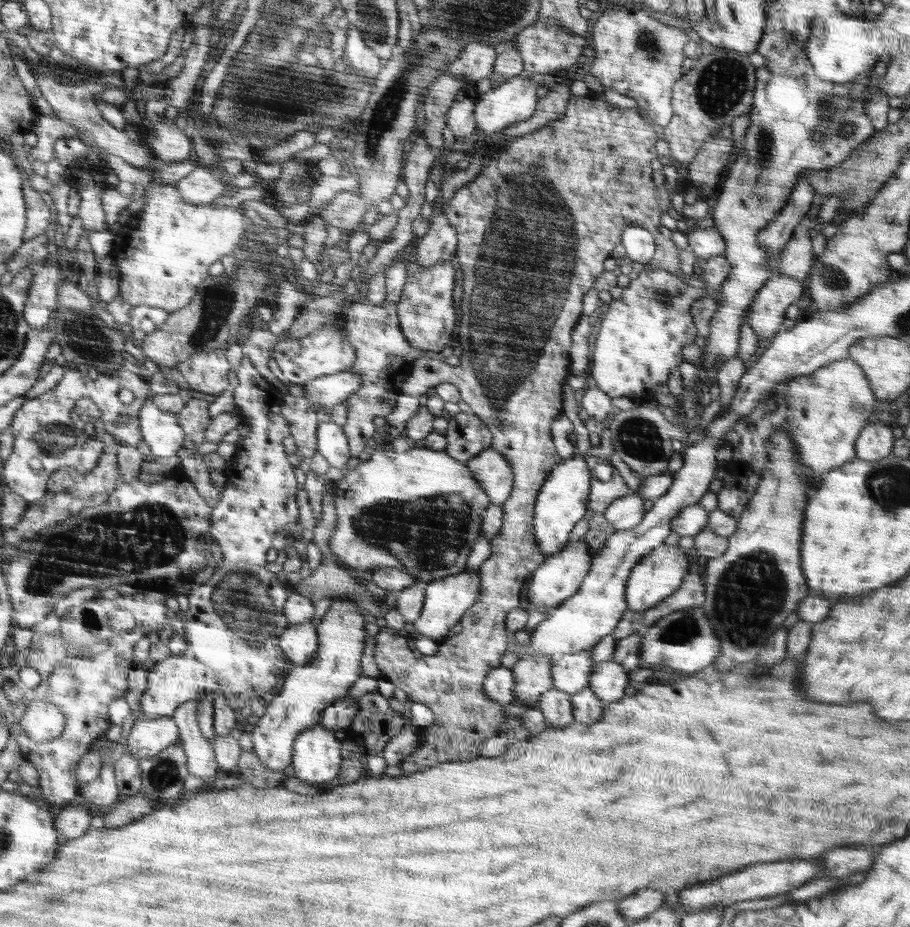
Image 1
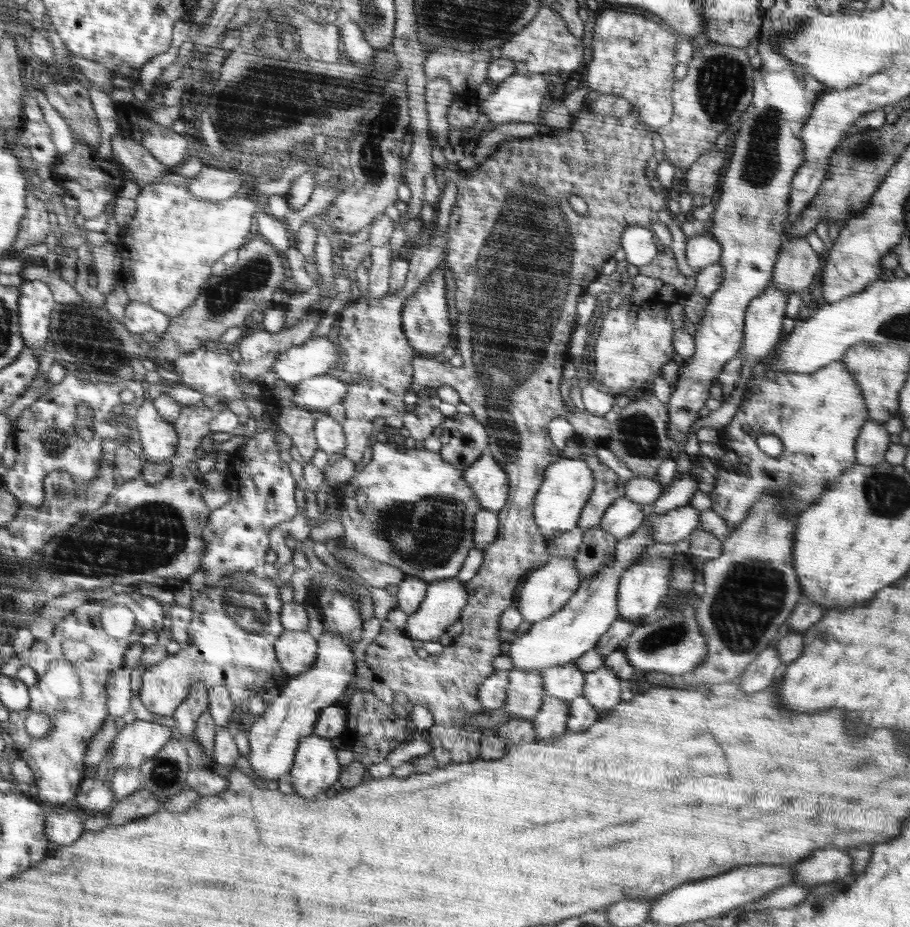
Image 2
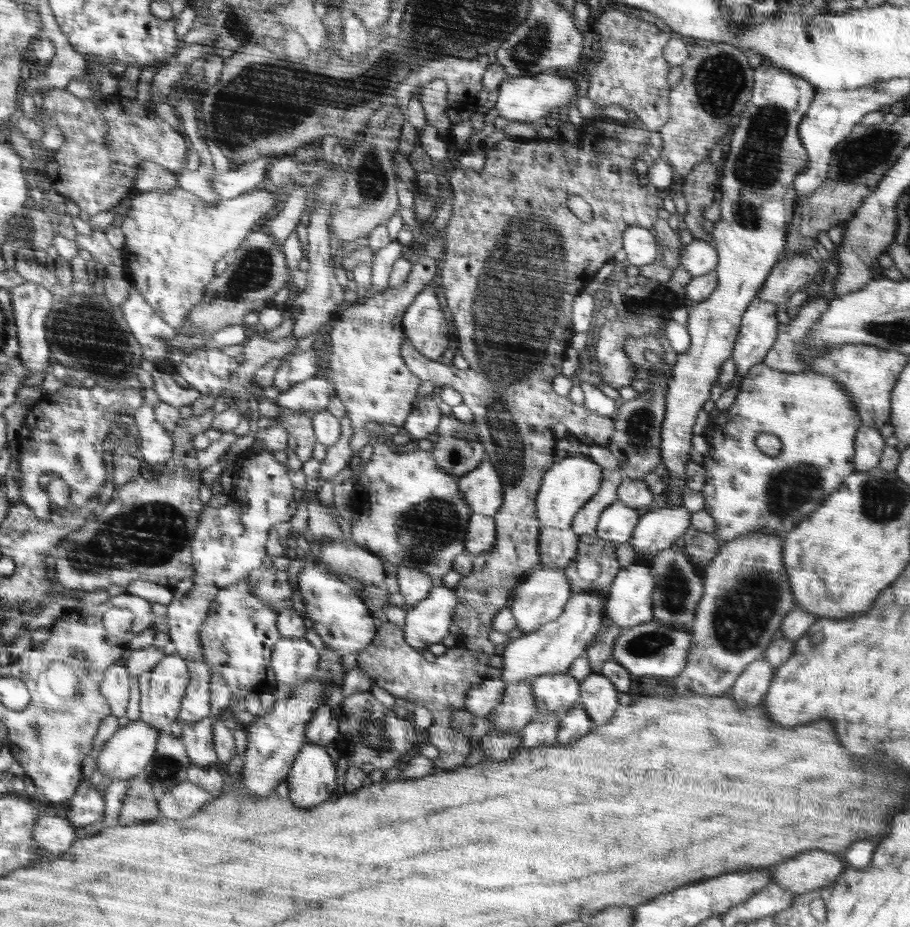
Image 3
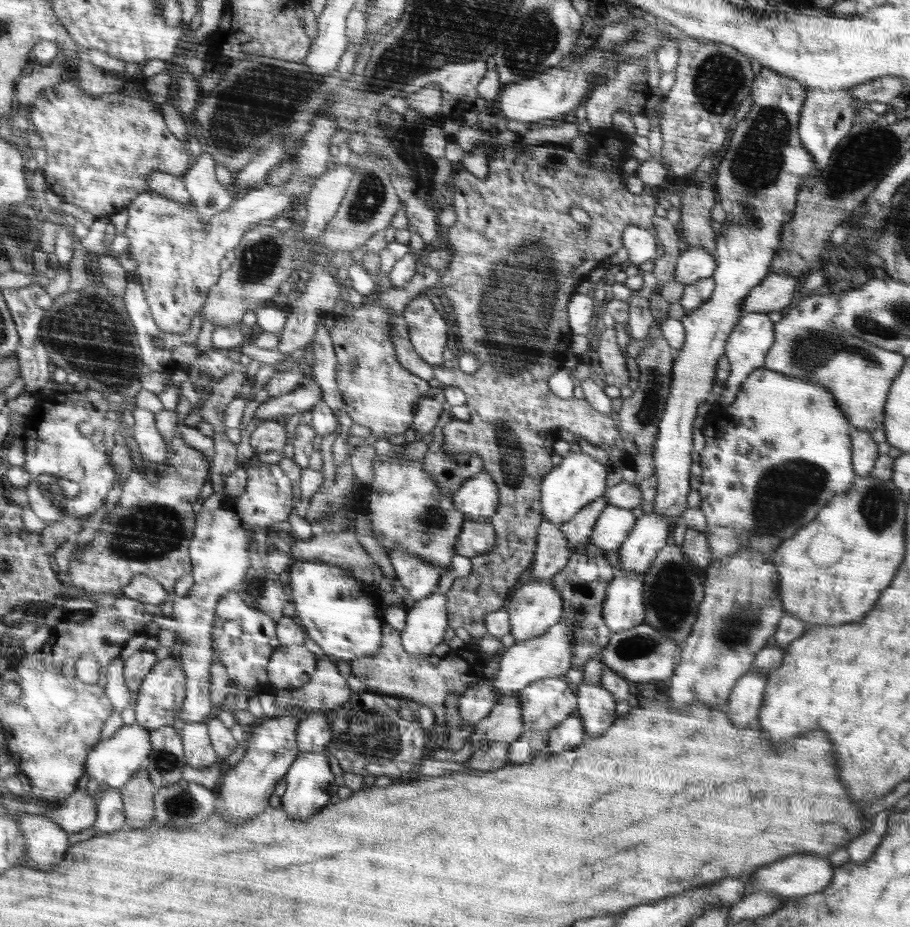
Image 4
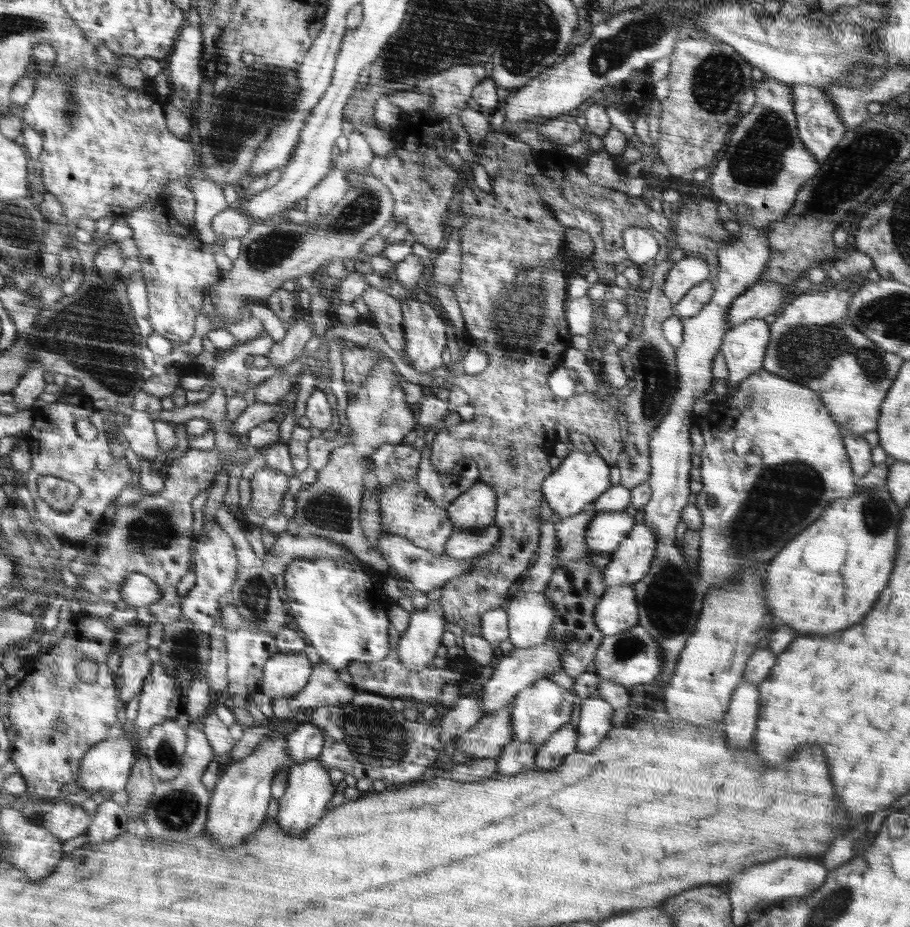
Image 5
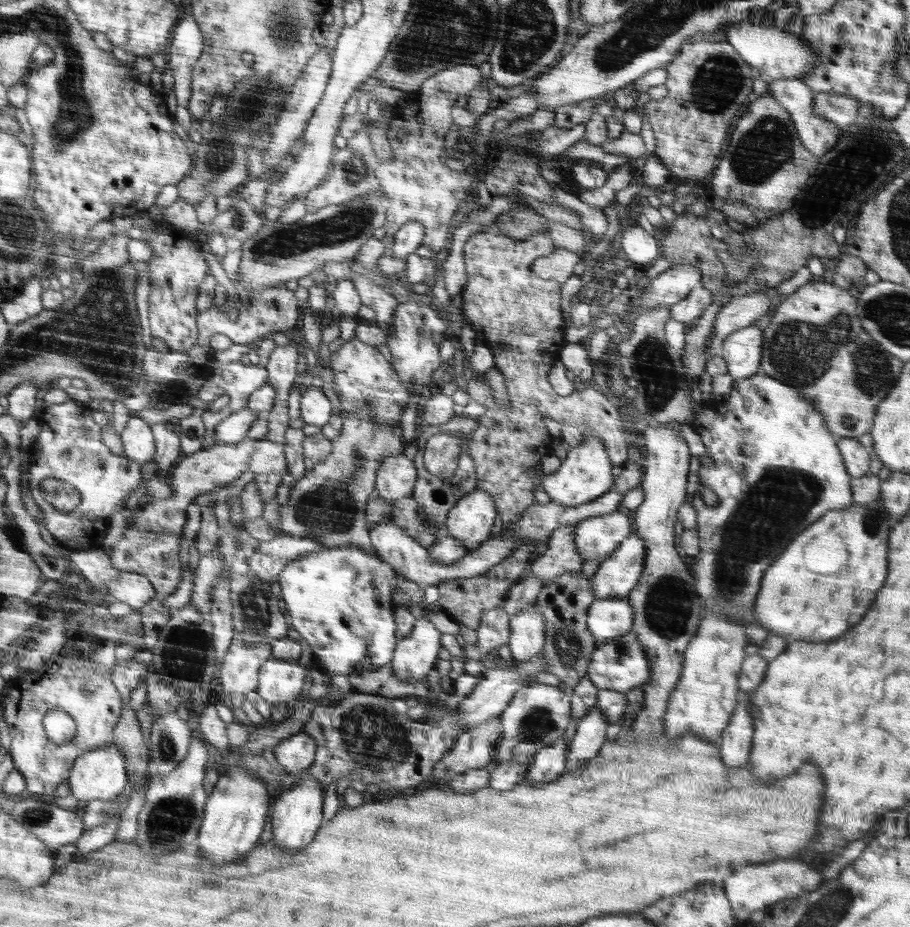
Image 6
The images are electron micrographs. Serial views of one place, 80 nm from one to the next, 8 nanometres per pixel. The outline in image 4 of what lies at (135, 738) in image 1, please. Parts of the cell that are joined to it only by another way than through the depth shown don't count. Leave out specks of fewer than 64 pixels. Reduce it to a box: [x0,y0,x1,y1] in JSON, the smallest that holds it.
[86,724,152,789]

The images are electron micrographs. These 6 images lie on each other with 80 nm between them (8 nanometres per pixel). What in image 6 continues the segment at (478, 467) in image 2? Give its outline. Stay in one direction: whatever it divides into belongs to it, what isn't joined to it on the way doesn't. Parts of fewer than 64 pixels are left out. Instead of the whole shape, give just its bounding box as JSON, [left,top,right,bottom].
[445,488,497,551]

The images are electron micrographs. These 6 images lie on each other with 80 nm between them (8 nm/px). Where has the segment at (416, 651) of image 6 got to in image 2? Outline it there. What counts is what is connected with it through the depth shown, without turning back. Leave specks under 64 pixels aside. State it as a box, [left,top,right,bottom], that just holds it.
[404,578,470,645]

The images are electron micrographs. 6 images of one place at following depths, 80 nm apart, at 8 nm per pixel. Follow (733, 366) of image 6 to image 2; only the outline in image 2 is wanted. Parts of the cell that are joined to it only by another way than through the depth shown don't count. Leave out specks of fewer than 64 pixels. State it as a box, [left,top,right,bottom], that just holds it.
[739,283,791,363]

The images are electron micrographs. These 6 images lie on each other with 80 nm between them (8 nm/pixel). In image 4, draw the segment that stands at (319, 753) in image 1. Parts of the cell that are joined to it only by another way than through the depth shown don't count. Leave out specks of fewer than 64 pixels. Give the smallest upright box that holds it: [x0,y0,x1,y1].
[281,752,340,820]

